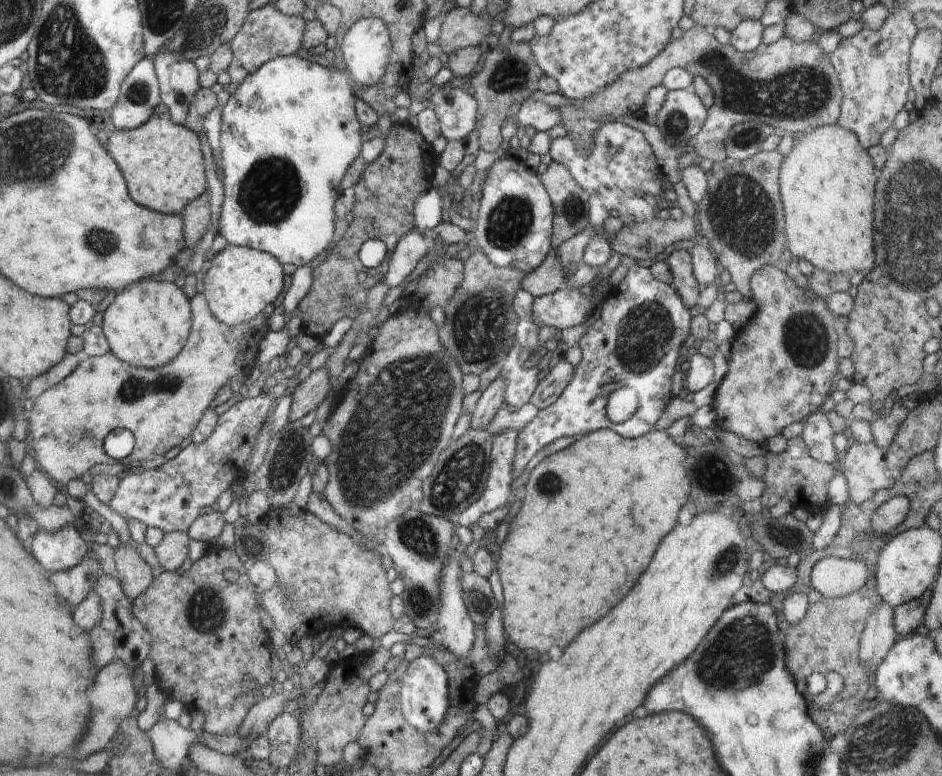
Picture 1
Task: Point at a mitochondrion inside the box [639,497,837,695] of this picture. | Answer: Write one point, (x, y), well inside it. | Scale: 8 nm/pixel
(726, 561)

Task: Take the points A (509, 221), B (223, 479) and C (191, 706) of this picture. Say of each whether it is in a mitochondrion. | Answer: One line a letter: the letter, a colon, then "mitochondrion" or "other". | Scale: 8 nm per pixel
A: mitochondrion
B: other
C: other

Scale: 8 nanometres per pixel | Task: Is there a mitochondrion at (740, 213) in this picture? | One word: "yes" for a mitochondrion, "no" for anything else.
yes

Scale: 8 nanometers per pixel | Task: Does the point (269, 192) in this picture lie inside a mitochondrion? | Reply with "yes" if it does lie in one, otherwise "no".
yes

